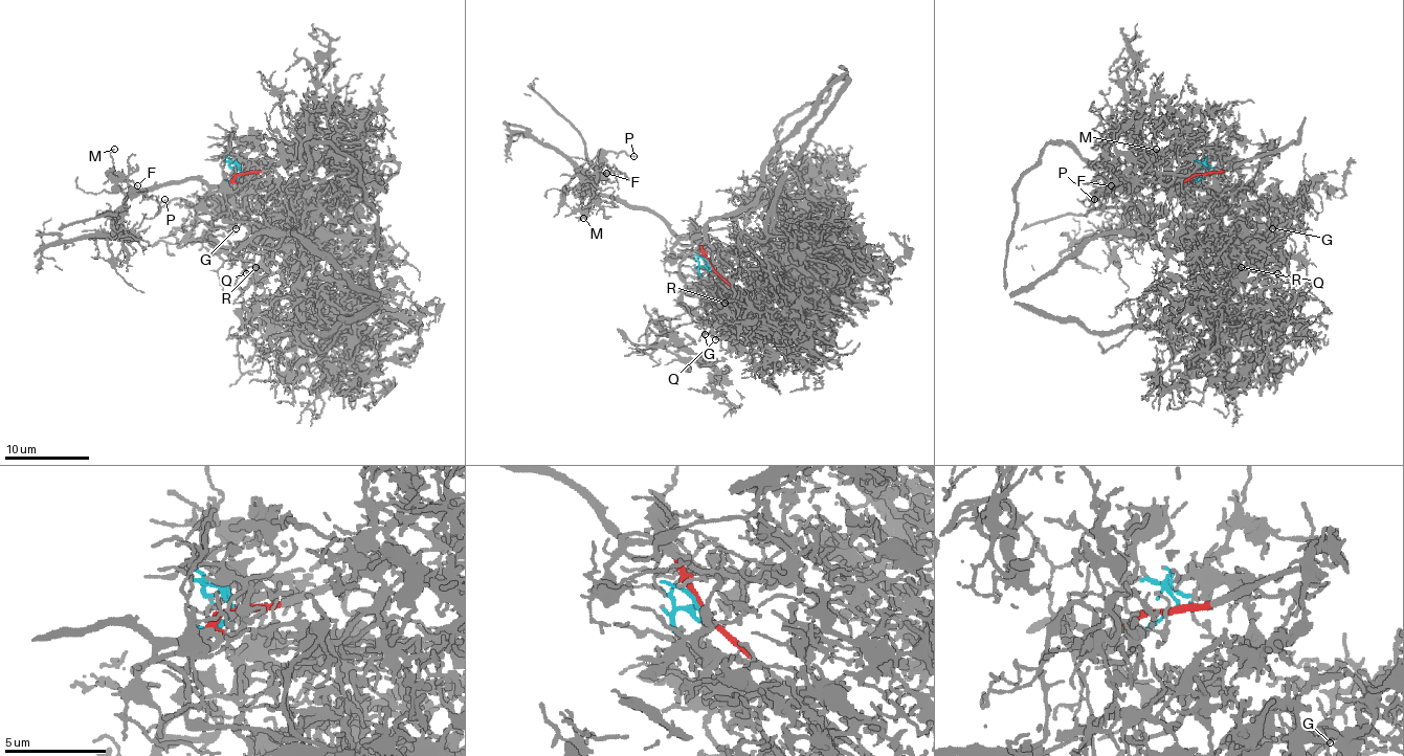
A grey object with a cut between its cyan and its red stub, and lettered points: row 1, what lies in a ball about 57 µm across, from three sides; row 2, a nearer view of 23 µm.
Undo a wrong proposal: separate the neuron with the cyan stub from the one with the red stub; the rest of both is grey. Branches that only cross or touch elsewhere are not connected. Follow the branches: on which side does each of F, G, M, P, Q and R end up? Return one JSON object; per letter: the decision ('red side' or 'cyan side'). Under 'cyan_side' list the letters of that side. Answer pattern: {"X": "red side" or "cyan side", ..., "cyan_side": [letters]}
{"F": "red side", "G": "cyan side", "M": "red side", "P": "red side", "Q": "cyan side", "R": "cyan side", "cyan_side": ["G", "Q", "R"]}

